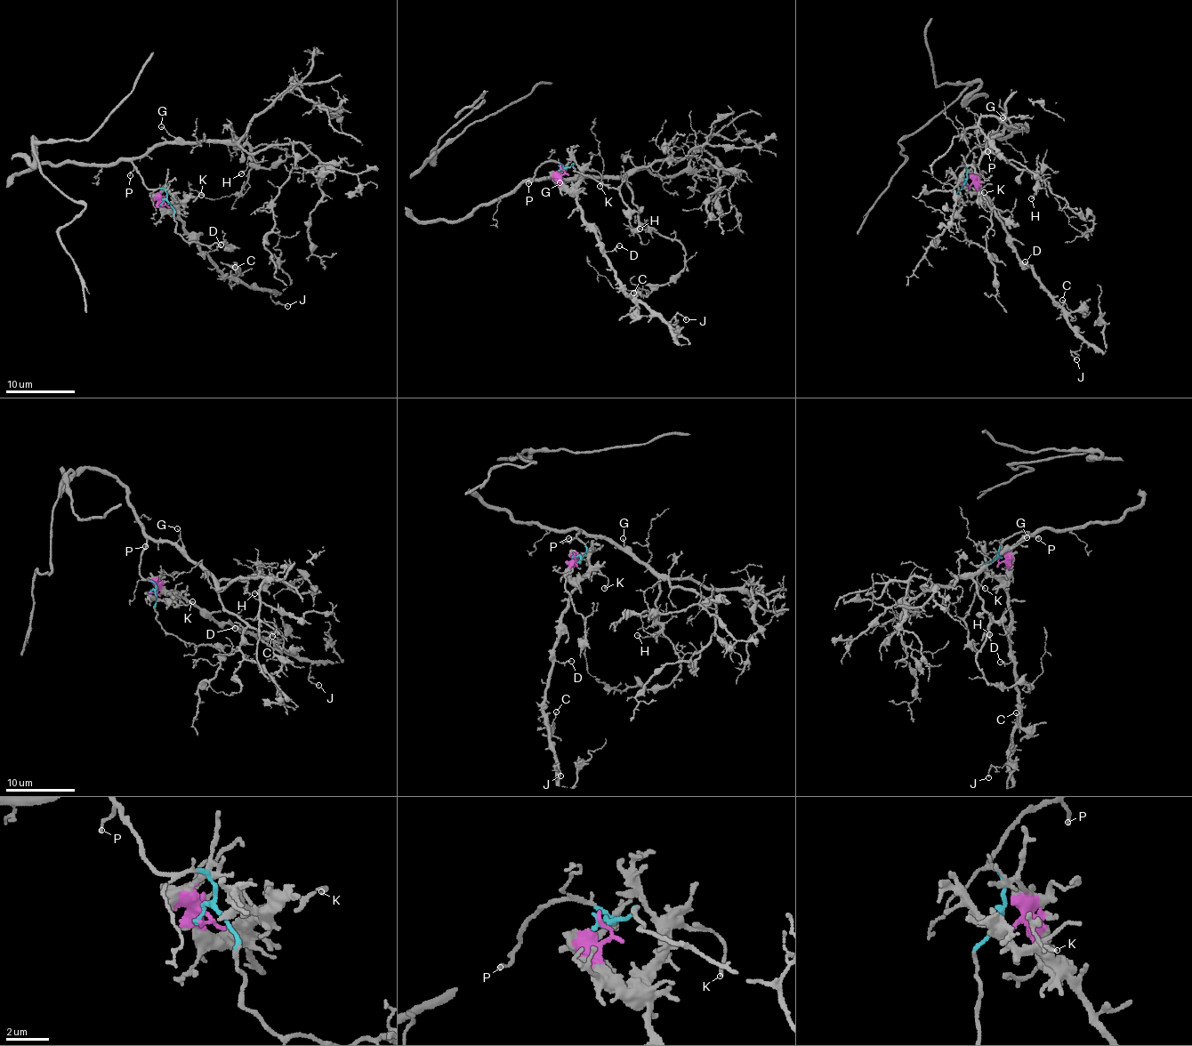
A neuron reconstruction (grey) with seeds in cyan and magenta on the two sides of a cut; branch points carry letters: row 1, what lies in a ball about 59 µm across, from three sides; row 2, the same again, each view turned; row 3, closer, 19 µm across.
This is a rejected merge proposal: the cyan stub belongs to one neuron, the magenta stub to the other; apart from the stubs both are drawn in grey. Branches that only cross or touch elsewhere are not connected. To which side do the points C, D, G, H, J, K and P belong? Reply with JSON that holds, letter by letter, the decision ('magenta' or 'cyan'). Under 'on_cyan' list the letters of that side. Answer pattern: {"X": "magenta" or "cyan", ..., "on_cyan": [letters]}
{"C": "magenta", "D": "magenta", "G": "cyan", "H": "cyan", "J": "magenta", "K": "magenta", "P": "cyan", "on_cyan": ["G", "H", "P"]}

